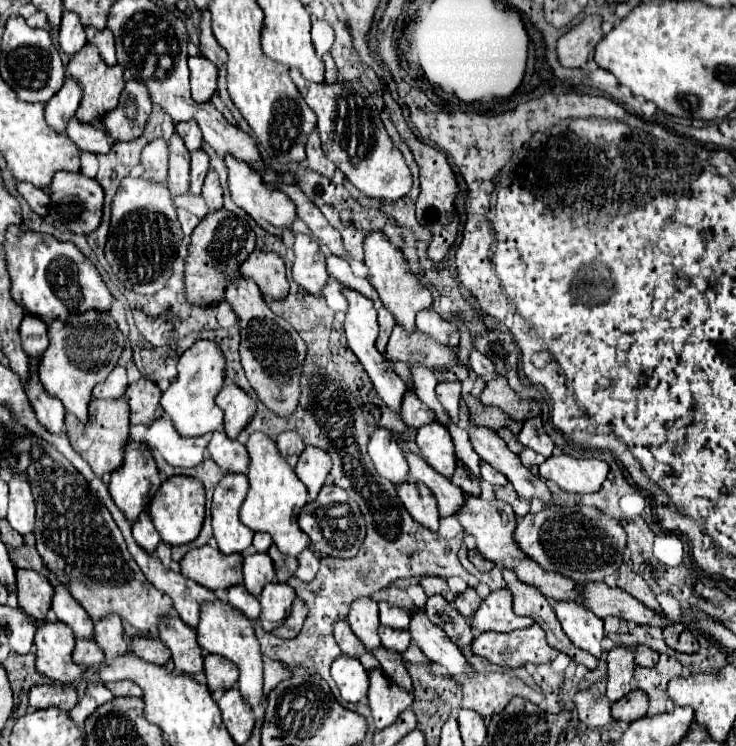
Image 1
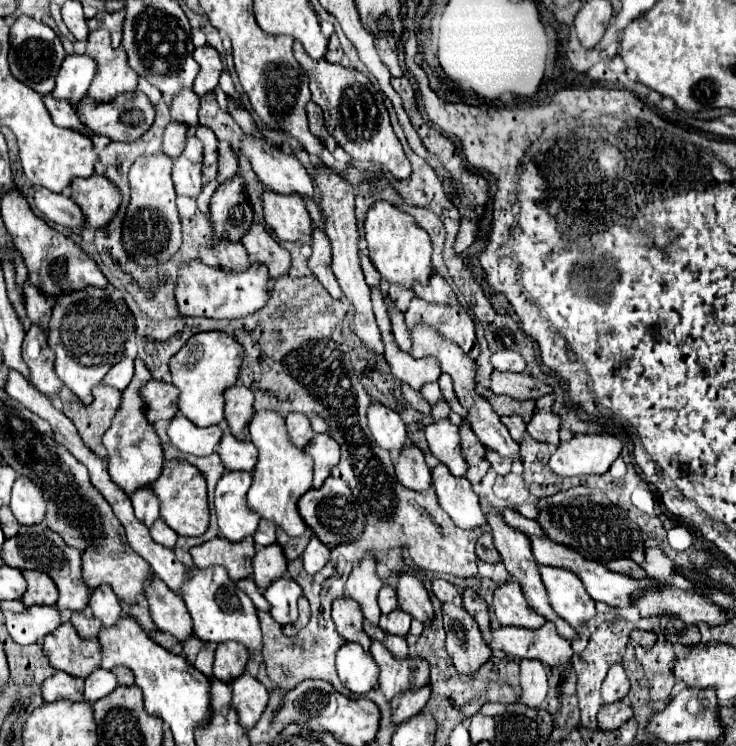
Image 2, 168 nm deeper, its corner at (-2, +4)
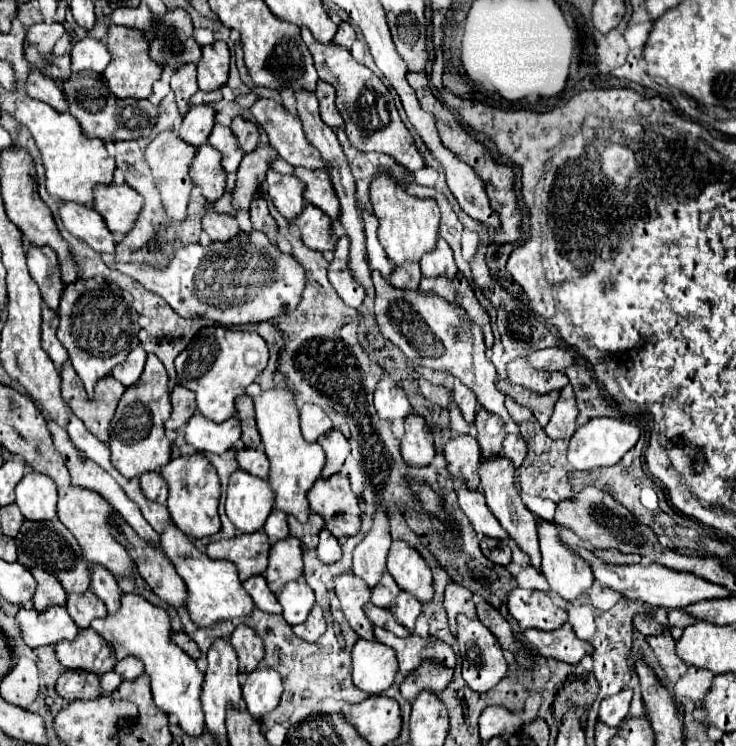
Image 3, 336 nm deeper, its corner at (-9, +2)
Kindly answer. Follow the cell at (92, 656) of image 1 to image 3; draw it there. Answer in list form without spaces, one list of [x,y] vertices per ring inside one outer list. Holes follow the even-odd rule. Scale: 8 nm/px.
[[[91,590],[85,594],[69,594],[67,612],[79,628],[87,628],[91,620],[107,616],[107,608]]]

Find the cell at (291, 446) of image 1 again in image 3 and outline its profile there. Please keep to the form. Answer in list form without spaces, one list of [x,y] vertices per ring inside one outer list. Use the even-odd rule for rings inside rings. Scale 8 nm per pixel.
[[[303,404],[299,414],[301,414],[301,434],[307,442],[315,442],[319,436],[331,430],[331,420],[319,406]]]

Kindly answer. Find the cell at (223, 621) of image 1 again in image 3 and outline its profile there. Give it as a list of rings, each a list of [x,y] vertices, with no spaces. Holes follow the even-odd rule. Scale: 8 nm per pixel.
[[[173,524],[161,536],[161,546],[163,546],[163,552],[167,554],[167,558],[173,562],[177,574],[183,578],[183,582],[187,586],[187,594],[189,594],[187,610],[189,610],[191,620],[199,628],[209,628],[219,622],[231,620],[231,618],[249,618],[251,616],[251,612],[255,610],[255,604],[253,604],[253,598],[241,586],[233,562],[207,558],[207,554],[199,552],[193,546],[193,542],[189,540],[189,536],[185,536]]]

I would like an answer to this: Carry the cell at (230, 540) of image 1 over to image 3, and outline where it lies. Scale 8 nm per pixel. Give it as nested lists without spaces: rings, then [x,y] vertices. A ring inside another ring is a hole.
[[[235,470],[227,486],[225,510],[241,534],[259,532],[273,508],[273,492],[263,478]]]

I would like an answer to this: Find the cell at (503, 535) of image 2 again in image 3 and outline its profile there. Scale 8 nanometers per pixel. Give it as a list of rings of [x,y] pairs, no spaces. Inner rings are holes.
[[[493,458],[487,462],[481,462],[479,466],[479,476],[481,476],[481,488],[485,492],[487,508],[493,512],[493,516],[499,520],[499,524],[505,528],[509,538],[519,546],[523,554],[529,556],[531,566],[539,570],[541,566],[541,554],[539,554],[539,536],[537,536],[537,526],[535,526],[535,516],[525,508],[519,492],[515,490],[513,484],[513,464],[507,458]]]

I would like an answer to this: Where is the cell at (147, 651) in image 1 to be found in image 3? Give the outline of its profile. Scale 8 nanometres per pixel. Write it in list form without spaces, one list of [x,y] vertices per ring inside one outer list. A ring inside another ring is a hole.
[[[173,632],[173,634],[171,634],[171,640],[173,640],[181,650],[185,650],[193,660],[197,660],[197,658],[201,656],[197,644],[195,644],[195,642],[185,634],[185,632]]]

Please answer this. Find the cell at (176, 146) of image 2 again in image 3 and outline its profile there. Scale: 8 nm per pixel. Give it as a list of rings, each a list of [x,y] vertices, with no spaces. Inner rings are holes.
[[[209,104],[203,106],[195,106],[191,108],[181,122],[179,128],[179,136],[183,138],[183,142],[187,142],[189,146],[201,146],[207,142],[211,130],[215,124],[215,112]]]

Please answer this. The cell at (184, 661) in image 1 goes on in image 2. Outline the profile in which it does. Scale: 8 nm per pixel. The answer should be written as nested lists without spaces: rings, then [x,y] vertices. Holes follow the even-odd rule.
[[[152,578],[144,584],[144,594],[150,604],[150,614],[160,632],[170,632],[176,640],[192,636],[190,612],[180,594],[166,588],[160,578]]]

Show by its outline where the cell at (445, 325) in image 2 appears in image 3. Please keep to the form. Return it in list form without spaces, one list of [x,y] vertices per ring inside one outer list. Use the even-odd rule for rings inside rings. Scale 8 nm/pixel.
[[[457,274],[457,278],[451,282],[443,276],[437,278],[423,278],[421,280],[421,294],[435,294],[447,302],[455,302],[459,304],[467,316],[471,318],[471,322],[475,322],[477,326],[481,326],[483,336],[485,336],[485,346],[491,348],[493,346],[493,334],[491,334],[491,324],[489,324],[489,314],[479,306],[469,282]]]

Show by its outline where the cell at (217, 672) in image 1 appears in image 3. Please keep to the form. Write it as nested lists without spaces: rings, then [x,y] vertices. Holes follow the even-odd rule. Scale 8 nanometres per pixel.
[[[239,626],[231,634],[231,646],[235,648],[235,654],[239,658],[239,672],[249,674],[259,666],[263,660],[263,640],[249,628],[249,626]]]

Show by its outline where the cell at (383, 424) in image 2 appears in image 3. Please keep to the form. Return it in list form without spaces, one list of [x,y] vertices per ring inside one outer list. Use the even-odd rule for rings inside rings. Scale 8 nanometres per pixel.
[[[385,374],[375,388],[375,410],[381,420],[393,422],[397,418],[405,420],[411,414],[411,404],[405,392],[393,384],[393,380]]]

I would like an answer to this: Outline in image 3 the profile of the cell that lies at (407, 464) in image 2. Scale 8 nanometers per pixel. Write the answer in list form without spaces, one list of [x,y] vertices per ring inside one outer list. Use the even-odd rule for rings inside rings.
[[[415,414],[407,416],[405,436],[401,440],[401,456],[409,466],[425,468],[431,464],[435,456],[433,436],[421,416],[415,416]]]

